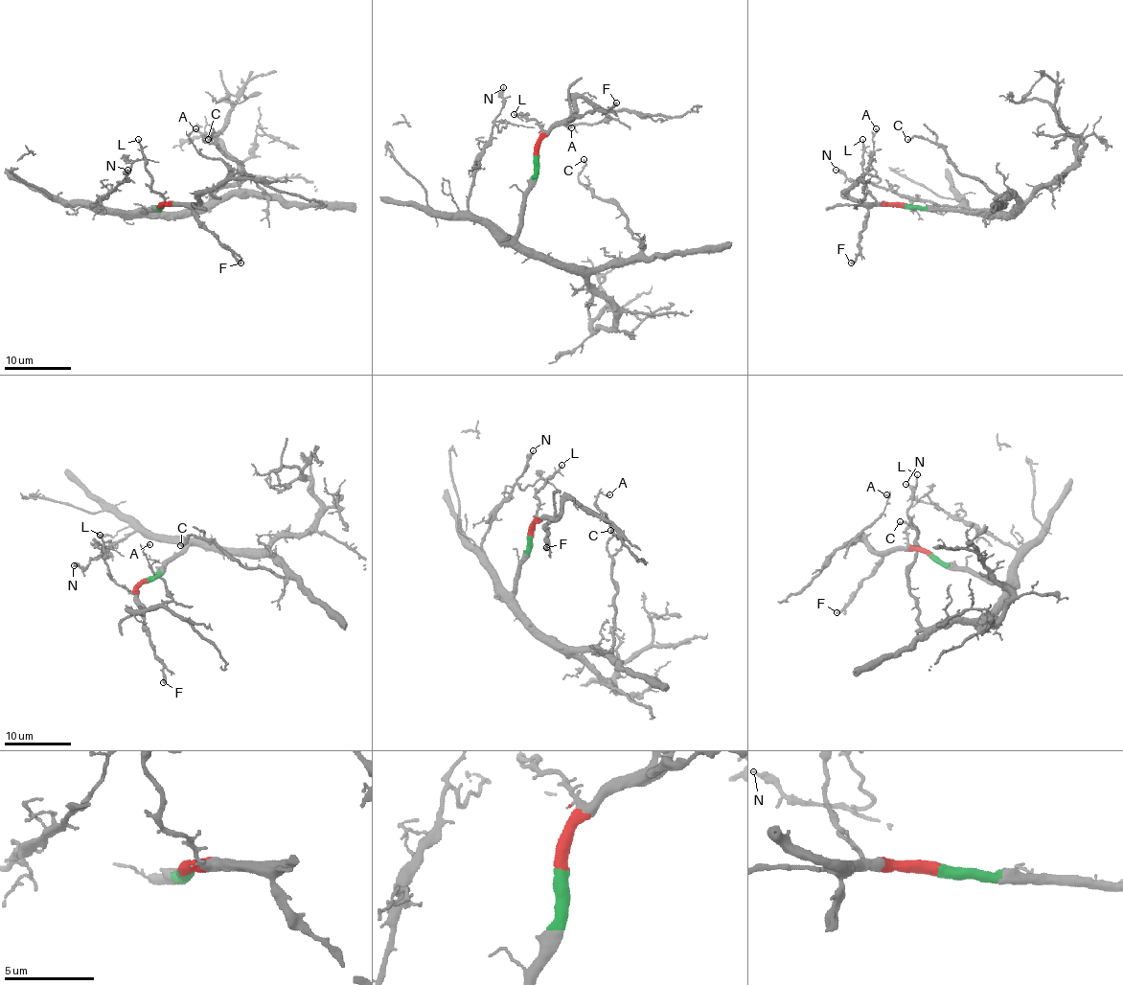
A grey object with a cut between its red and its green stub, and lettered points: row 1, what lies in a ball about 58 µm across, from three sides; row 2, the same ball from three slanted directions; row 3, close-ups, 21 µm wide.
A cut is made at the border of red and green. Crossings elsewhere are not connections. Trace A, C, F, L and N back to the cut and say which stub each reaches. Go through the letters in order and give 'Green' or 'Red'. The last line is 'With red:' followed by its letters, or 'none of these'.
A: Red
C: Green
F: Red
L: Red
N: Green
With red: A, F, L

